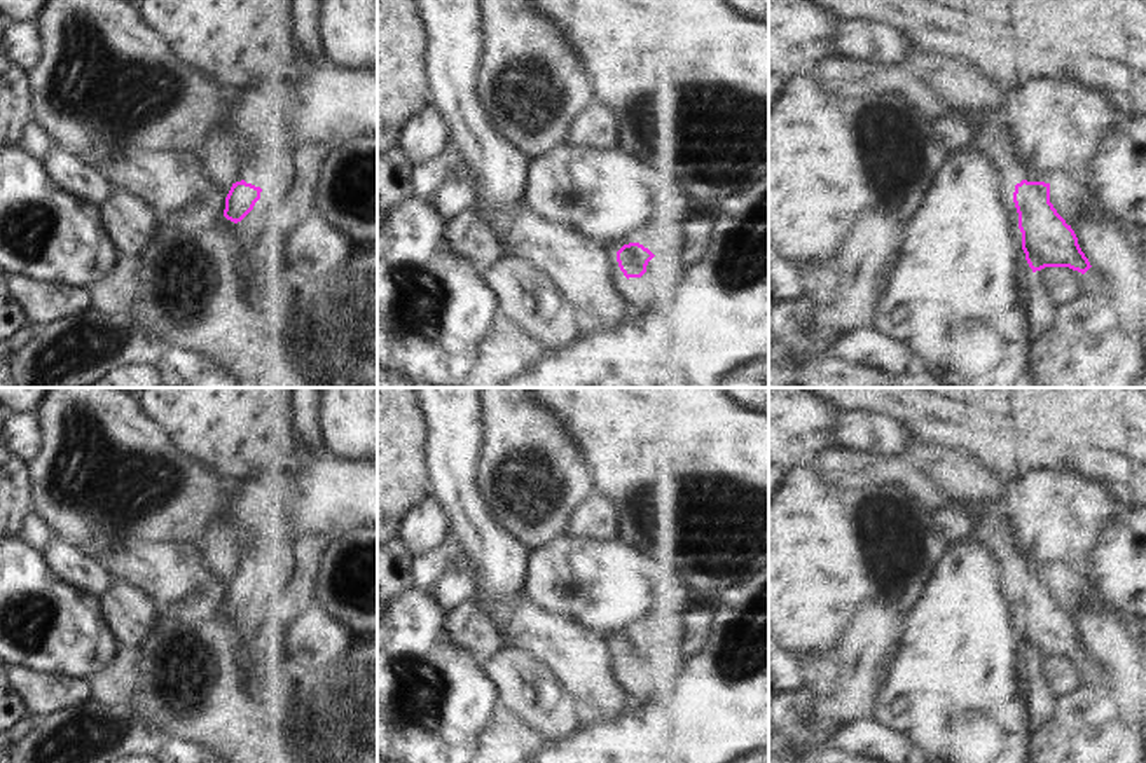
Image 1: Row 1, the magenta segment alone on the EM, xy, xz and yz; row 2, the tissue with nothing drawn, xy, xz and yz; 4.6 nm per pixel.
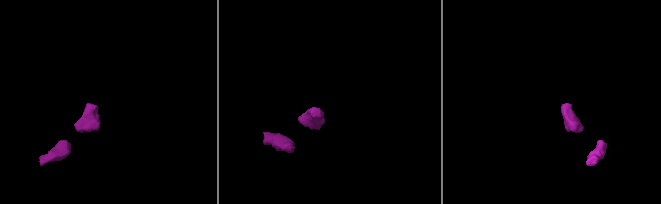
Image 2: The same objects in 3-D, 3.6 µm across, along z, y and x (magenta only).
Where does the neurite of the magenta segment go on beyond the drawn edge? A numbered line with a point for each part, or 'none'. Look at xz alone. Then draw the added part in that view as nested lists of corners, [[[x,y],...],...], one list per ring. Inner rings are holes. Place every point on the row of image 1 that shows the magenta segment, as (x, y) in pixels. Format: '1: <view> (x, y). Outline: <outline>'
1: xz (657, 243). Outline: [[[674,230],[669,232],[653,232],[643,246],[648,248],[655,257],[662,257],[666,248],[674,237]]]

